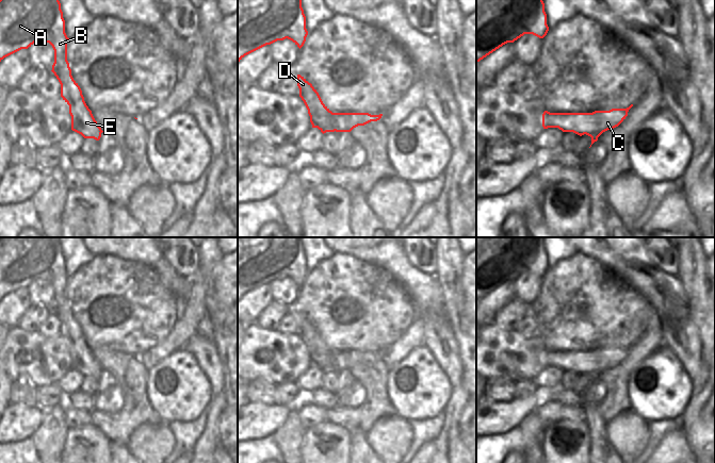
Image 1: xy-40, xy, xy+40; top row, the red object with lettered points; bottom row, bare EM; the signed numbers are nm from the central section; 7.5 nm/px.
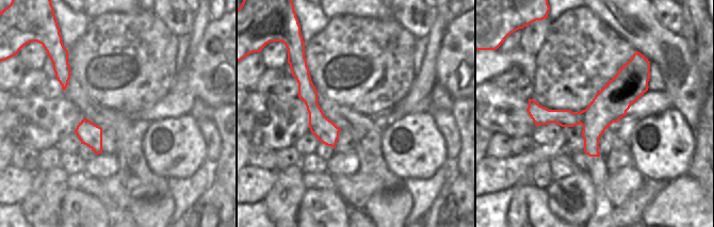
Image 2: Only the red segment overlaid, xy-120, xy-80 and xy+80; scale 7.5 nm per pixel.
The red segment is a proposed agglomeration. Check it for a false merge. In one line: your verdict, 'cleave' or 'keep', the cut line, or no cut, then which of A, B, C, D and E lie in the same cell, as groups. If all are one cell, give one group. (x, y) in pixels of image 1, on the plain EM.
cleave; cut xy (332, 351), (332, 366), (335, 368); groups A B D E / C

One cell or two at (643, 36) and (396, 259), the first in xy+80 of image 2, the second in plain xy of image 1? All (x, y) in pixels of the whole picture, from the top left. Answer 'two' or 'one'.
one

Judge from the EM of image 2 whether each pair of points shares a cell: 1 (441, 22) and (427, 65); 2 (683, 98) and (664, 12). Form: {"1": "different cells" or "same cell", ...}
{"1": "same cell", "2": "different cells"}

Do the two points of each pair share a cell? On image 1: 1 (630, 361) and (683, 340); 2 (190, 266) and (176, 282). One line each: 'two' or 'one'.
1: two
2: two

